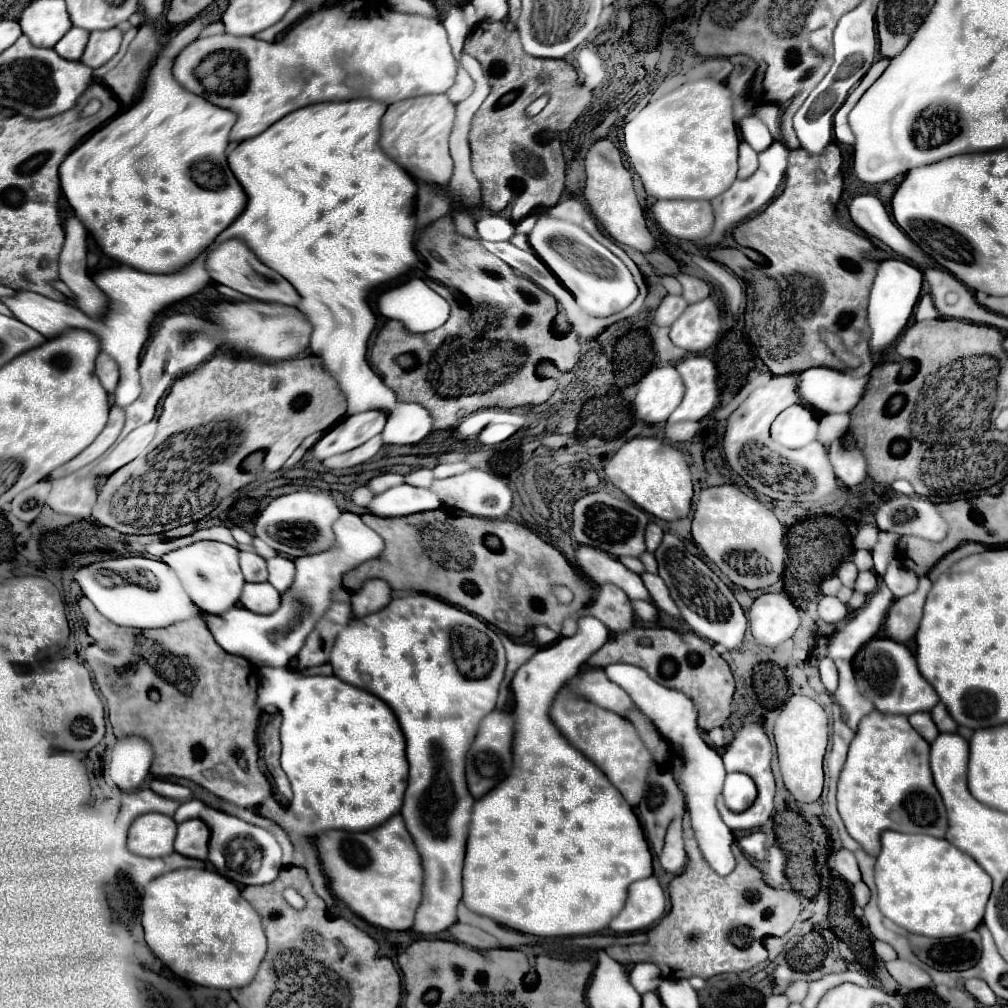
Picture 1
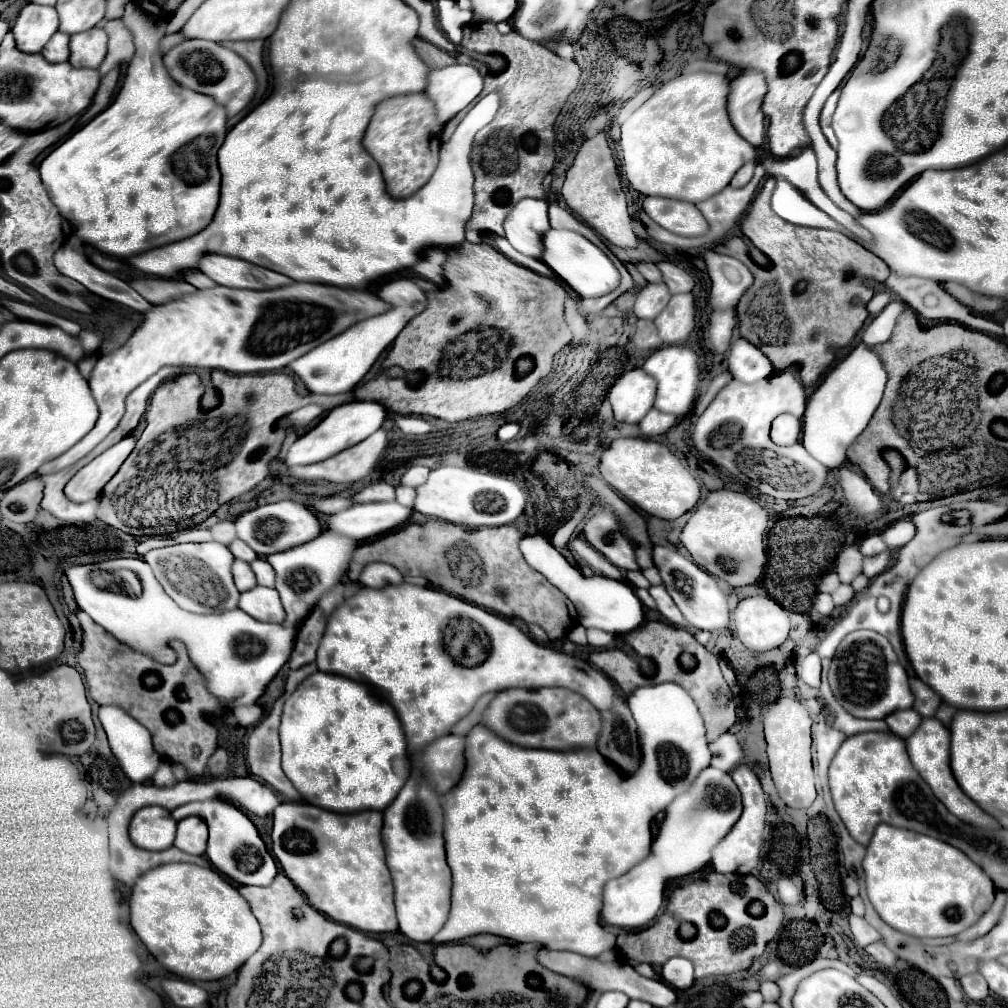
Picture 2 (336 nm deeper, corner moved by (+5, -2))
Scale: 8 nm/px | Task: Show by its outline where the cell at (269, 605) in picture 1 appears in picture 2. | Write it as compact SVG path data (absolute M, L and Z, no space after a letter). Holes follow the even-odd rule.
M253 587L245 593L241 593L239 609L249 613L257 621L269 621L269 623L281 623L285 617L285 611L279 601L279 593L269 587Z

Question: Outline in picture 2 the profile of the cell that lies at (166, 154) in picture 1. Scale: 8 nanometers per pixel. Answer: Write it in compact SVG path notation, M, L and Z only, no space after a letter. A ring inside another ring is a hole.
M129 3L123 15L125 25L135 35L137 53L129 63L125 81L115 101L83 129L67 137L39 165L41 181L61 211L73 225L75 235L101 253L127 259L143 251L187 239L203 231L219 207L221 173L217 151L227 135L227 111L213 97L175 83L163 65L159 43L165 37L167 21L153 17L141 7Z

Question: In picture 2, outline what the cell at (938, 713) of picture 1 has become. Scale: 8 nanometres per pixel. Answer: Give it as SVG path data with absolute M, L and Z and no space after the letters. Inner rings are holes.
M917 677L911 679L911 689L913 689L913 695L915 695L913 709L921 717L935 717L937 709L941 707L941 697L929 685L921 683L921 679L917 679Z

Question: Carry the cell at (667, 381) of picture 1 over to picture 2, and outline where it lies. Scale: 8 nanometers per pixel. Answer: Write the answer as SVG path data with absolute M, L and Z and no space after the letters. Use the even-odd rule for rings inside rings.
M633 369L621 375L609 391L615 419L623 423L639 423L653 409L655 389L657 381L643 369Z

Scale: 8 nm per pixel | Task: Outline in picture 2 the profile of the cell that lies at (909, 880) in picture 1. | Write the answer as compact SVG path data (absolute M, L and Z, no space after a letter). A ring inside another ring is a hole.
M881 823L863 859L867 895L879 917L913 937L951 937L971 927L993 903L995 885L963 851L939 839Z

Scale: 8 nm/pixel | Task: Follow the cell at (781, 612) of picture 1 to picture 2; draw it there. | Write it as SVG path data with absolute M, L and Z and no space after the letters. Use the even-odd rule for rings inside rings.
M767 595L739 601L735 613L735 633L751 651L769 651L787 641L789 611Z

